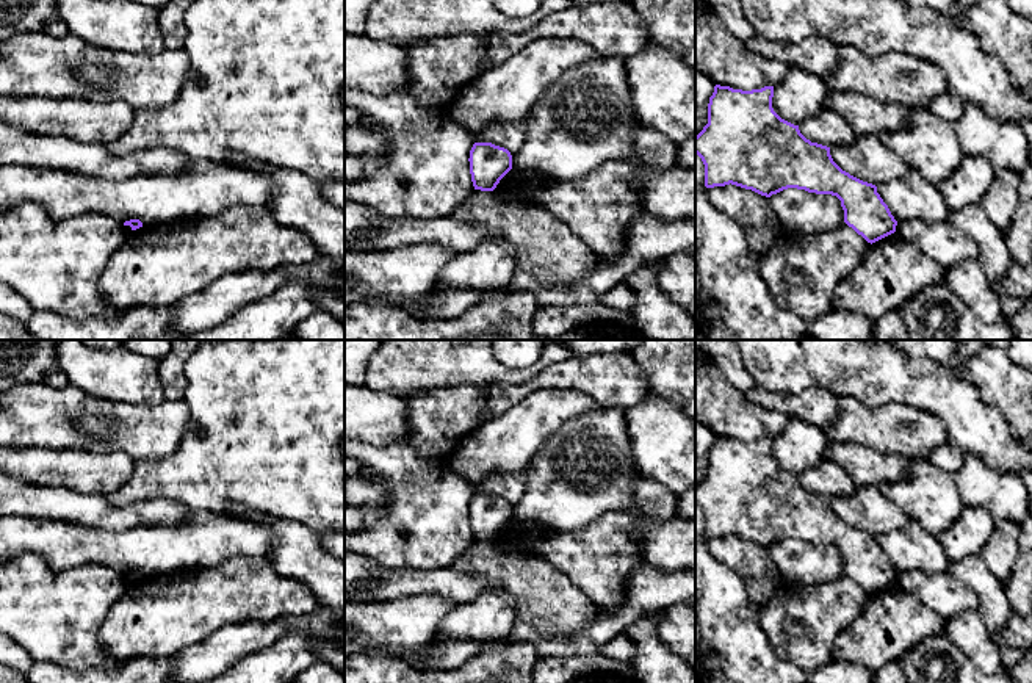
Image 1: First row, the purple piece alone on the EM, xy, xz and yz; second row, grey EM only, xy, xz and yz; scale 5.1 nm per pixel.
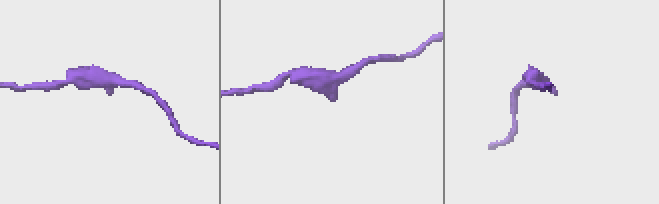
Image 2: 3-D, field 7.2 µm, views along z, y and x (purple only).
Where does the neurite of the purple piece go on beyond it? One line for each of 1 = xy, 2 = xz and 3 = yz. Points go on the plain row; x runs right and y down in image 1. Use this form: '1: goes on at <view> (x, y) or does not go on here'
1: does not go on here
2: does not go on here
3: does not go on here

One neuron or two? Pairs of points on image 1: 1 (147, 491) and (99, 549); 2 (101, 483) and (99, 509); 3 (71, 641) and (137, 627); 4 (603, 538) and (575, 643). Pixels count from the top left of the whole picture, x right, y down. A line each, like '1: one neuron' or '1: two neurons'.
1: two neurons
2: two neurons
3: two neurons
4: two neurons

